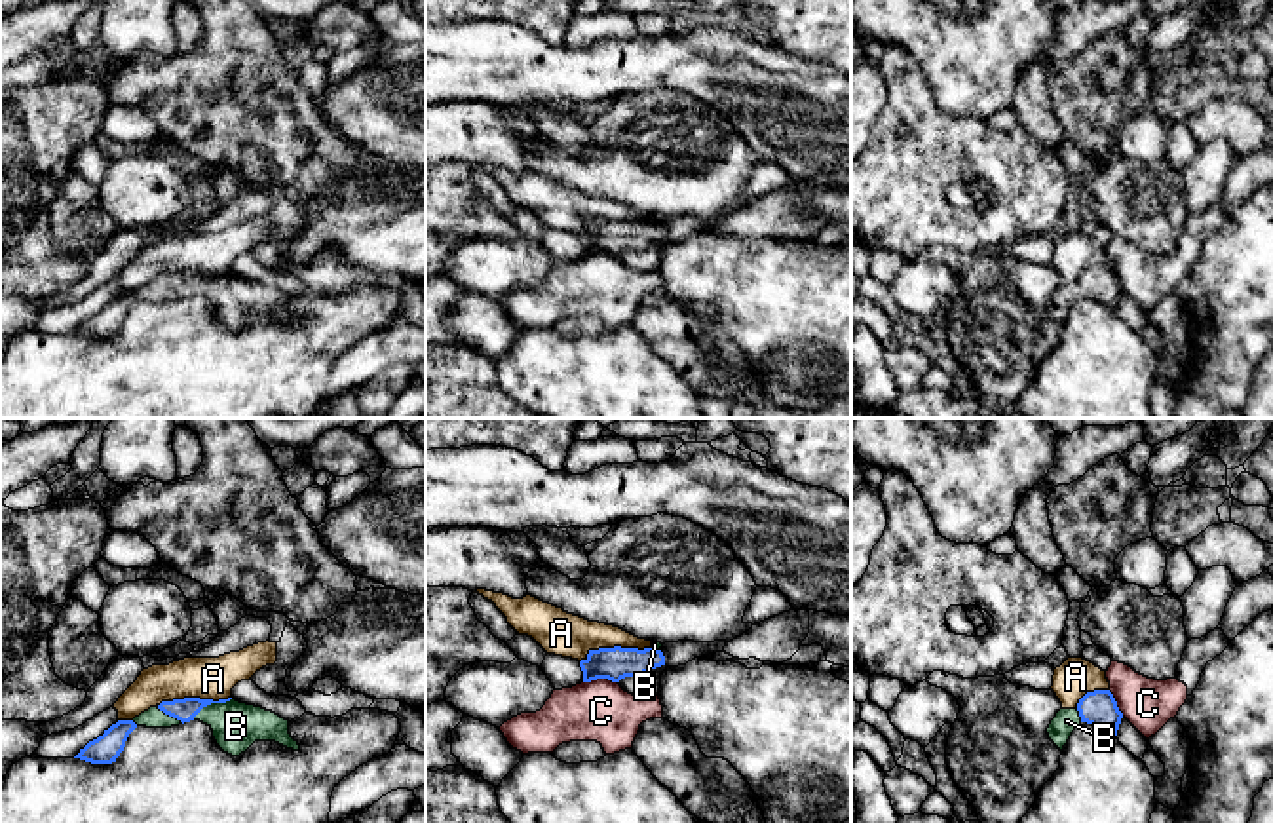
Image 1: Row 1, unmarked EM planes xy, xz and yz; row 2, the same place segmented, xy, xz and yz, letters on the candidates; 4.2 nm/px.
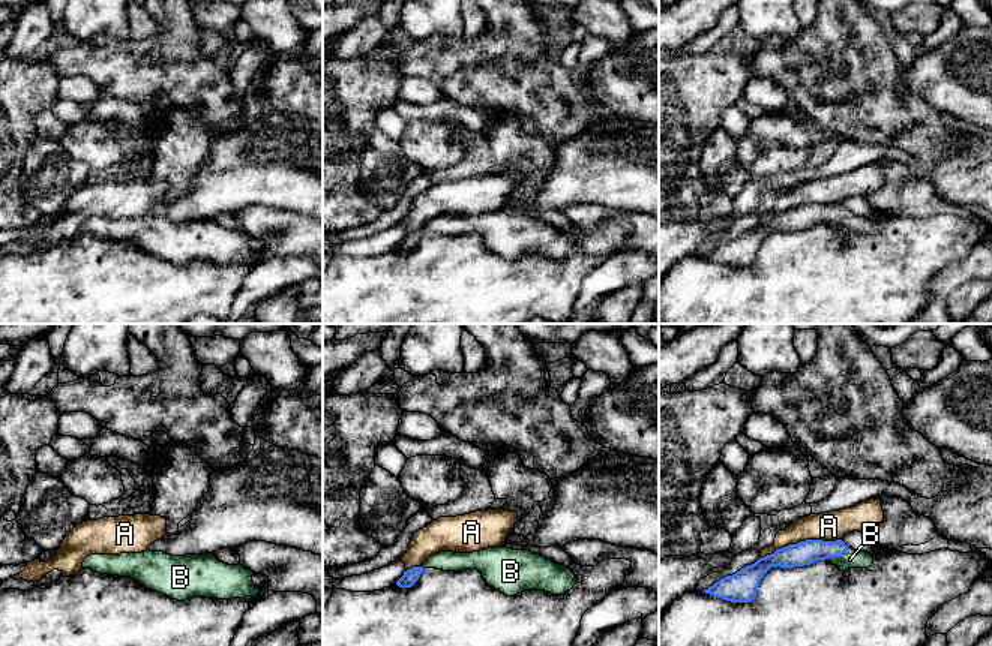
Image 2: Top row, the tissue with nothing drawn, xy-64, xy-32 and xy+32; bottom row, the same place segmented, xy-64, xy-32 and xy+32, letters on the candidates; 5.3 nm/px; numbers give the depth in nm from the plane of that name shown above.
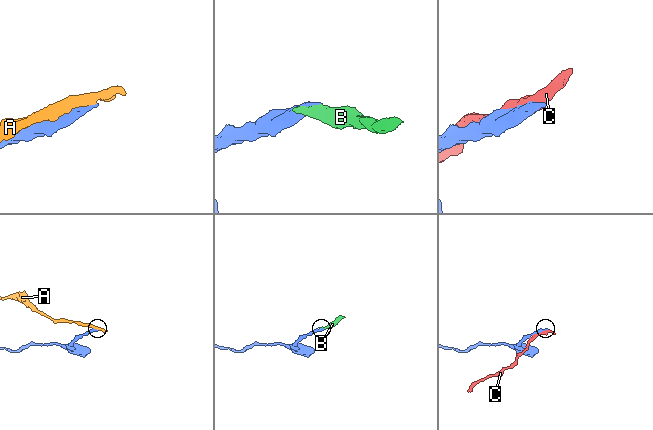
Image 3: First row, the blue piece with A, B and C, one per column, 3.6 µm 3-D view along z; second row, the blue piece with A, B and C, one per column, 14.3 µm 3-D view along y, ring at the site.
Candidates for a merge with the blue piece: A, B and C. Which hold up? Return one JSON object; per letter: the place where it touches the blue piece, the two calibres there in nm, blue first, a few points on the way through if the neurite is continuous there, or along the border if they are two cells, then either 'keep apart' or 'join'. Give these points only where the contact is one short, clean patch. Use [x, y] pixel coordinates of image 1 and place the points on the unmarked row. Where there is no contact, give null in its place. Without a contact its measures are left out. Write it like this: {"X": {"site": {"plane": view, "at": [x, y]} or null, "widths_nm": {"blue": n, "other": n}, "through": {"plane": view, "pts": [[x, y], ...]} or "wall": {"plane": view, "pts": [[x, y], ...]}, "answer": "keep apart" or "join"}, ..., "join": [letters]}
{"A": {"site": {"plane": "xz", "at": [614, 221]}, "widths_nm": {"blue": 140, "other": 190}, "answer": "keep apart"}, "B": {"site": {"plane": "xy", "at": [211, 276]}, "widths_nm": {"blue": 100, "other": 200}, "through": {"plane": "xy", "pts": [[185, 284], [202, 284], [211, 276], [236, 301]]}, "answer": "join"}, "C": {"site": {"plane": "xz", "at": [599, 251]}, "widths_nm": {"blue": 140, "other": 260}, "answer": "keep apart"}, "join": ["B"]}

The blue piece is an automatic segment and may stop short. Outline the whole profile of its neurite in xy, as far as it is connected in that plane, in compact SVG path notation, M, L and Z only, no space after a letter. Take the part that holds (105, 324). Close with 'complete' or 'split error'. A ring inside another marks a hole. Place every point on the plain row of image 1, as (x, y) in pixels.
M184 272L162 276L133 295L118 295L103 310L80 323L74 333L91 338L112 338L137 300L171 302L190 295L207 298L217 319L232 331L239 331L255 316L276 316L293 325L300 323L298 316L289 308L289 295L272 285L239 278L232 272L218 276Z | split error

